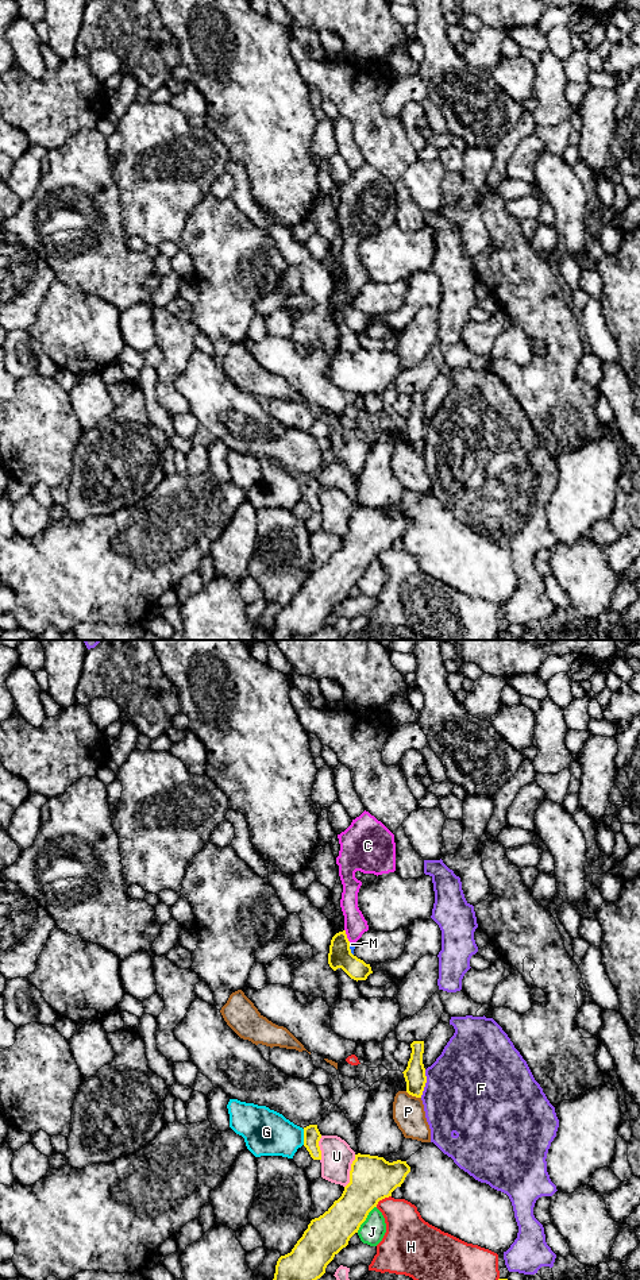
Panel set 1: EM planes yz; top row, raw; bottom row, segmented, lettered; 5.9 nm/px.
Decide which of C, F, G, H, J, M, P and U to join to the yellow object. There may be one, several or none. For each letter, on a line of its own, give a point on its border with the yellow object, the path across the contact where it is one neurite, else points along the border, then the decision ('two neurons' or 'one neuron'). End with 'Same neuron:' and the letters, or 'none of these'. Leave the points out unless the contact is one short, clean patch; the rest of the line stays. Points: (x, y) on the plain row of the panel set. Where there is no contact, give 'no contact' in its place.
C: yz (346, 288) | along yz (344, 281), (346, 289), (350, 293) | two neurons
F: yz (425, 434) | two neurons
G: yz (304, 489) | two neurons
H: yz (382, 550) | two neurons
J: yz (365, 571) | two neurons
M: yz (350, 301) | along yz (349, 295), (353, 307) | two neurons
P: yz (413, 447) | along yz (405, 443), (420, 450) | two neurons
U: yz (350, 523) | two neurons
Same neuron: none of these

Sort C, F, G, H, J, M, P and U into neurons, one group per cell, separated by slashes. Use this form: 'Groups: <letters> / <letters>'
Groups: C M / F / G / H / J / P / U

